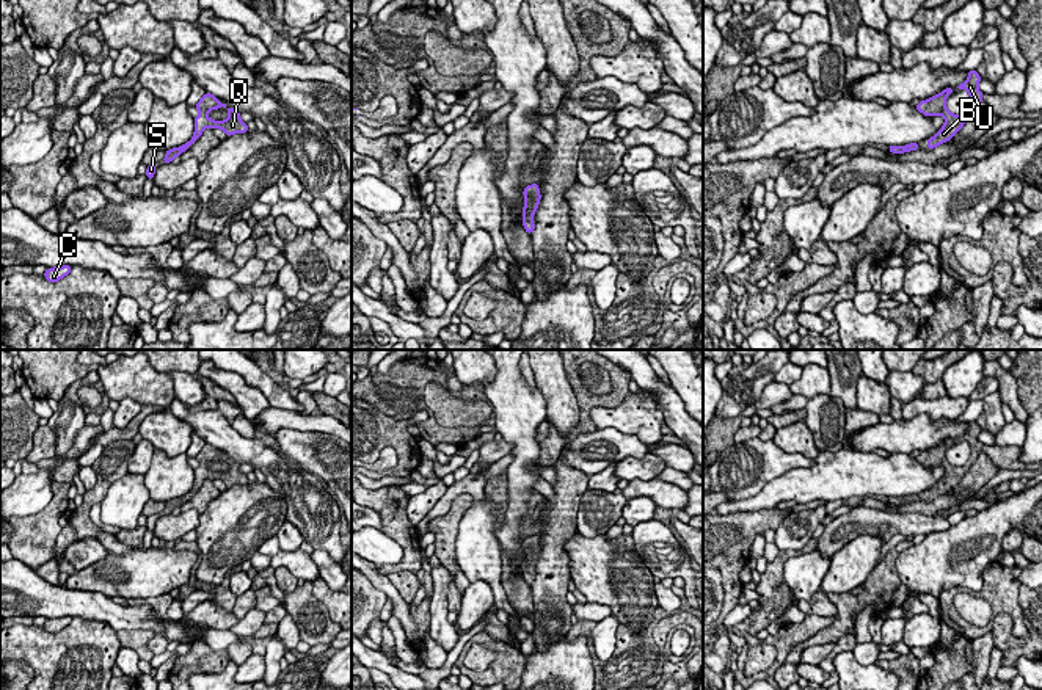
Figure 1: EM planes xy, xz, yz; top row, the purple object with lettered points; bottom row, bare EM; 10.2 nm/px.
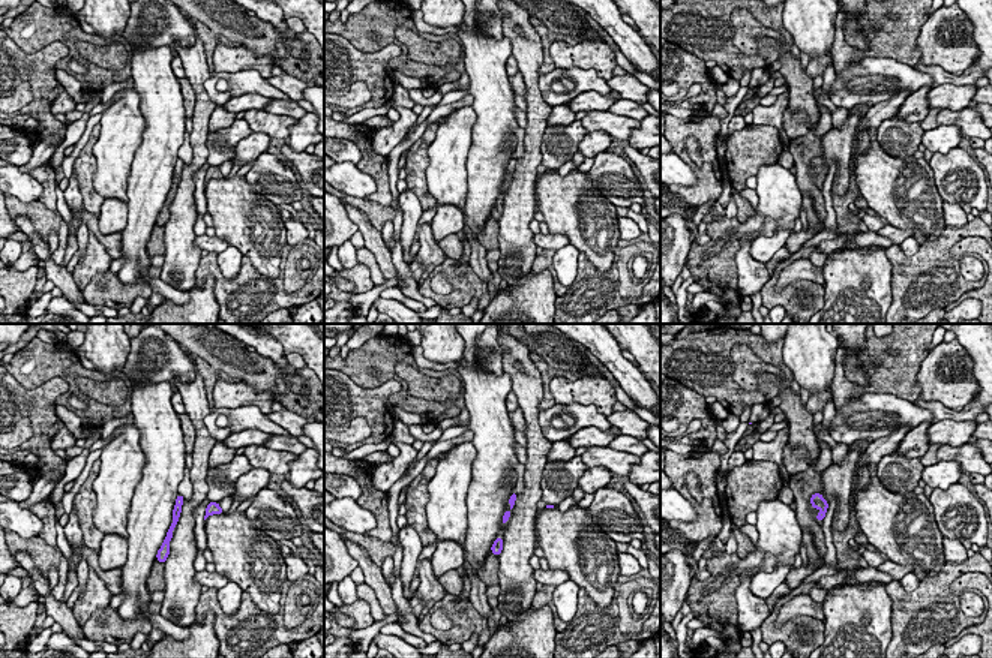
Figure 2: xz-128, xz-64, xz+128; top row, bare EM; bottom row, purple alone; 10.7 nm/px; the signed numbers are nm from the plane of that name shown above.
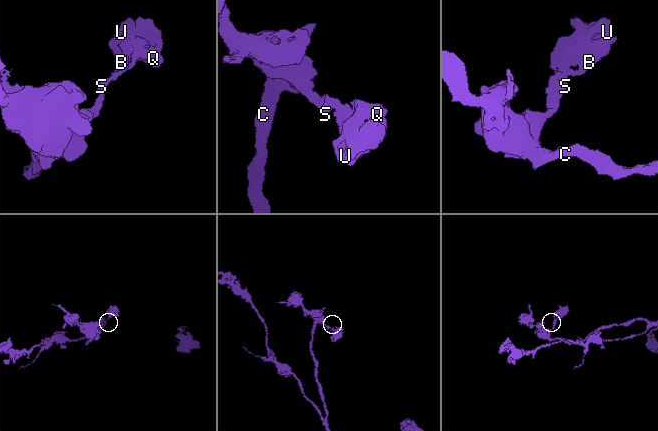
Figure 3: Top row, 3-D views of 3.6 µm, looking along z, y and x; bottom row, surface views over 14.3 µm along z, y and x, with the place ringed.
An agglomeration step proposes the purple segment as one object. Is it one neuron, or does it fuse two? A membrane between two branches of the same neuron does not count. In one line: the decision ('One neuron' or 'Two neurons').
One neuron

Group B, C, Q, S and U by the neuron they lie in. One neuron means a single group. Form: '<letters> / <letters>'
B C Q S U

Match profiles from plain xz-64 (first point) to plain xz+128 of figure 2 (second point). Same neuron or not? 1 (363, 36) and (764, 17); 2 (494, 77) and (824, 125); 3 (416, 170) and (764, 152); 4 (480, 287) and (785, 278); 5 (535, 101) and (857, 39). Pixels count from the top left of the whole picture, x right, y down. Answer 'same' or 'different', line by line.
1: same
2: different
3: same
4: different
5: same

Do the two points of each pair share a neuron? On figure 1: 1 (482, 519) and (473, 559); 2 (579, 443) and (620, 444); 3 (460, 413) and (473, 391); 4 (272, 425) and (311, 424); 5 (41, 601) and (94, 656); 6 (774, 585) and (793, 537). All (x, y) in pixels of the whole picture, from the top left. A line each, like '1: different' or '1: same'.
1: same
2: same
3: different
4: same
5: different
6: different

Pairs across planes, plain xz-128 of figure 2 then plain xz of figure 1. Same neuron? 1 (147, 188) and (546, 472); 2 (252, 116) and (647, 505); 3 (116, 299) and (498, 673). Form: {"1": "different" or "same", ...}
{"1": "different", "2": "different", "3": "same"}

